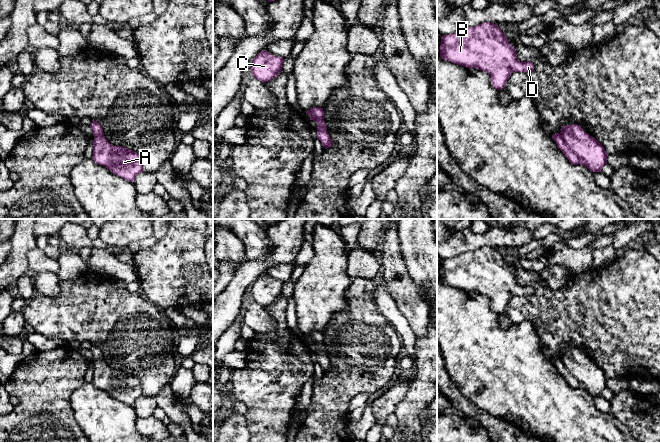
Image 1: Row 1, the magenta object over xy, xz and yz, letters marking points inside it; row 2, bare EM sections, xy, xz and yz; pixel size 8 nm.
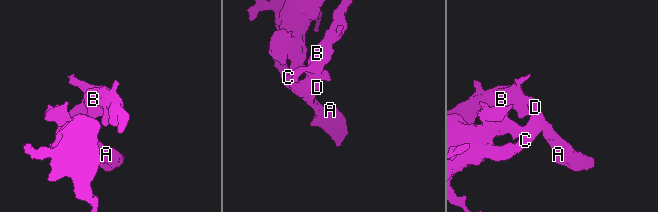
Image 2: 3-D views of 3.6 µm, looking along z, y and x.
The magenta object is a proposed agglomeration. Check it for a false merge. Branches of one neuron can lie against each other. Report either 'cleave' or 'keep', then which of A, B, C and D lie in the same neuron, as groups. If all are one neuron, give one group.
keep; A B C D

